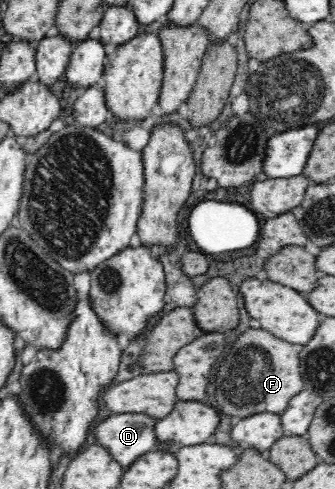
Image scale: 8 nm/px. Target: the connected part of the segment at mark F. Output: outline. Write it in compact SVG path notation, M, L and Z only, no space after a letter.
M250 327L236 342L234 346L228 350L226 358L220 358L220 364L216 368L216 376L214 376L214 396L216 402L220 406L220 410L228 416L252 416L254 412L279 414L281 415L293 396L296 396L302 389L306 388L304 373L299 368L301 365L300 351L302 346L286 342L270 331L264 329L253 329Z

